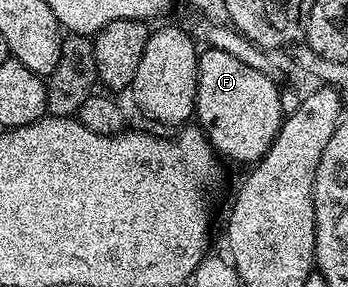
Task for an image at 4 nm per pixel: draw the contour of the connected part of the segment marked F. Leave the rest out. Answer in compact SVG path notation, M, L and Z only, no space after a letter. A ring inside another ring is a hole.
M207 47L199 53L194 120L220 158L228 157L229 160L236 161L239 165L251 167L269 151L269 147L275 141L275 136L279 133L279 128L283 126L285 116L283 93L275 86L273 78L271 73L254 70L253 67L241 63L226 51Z

